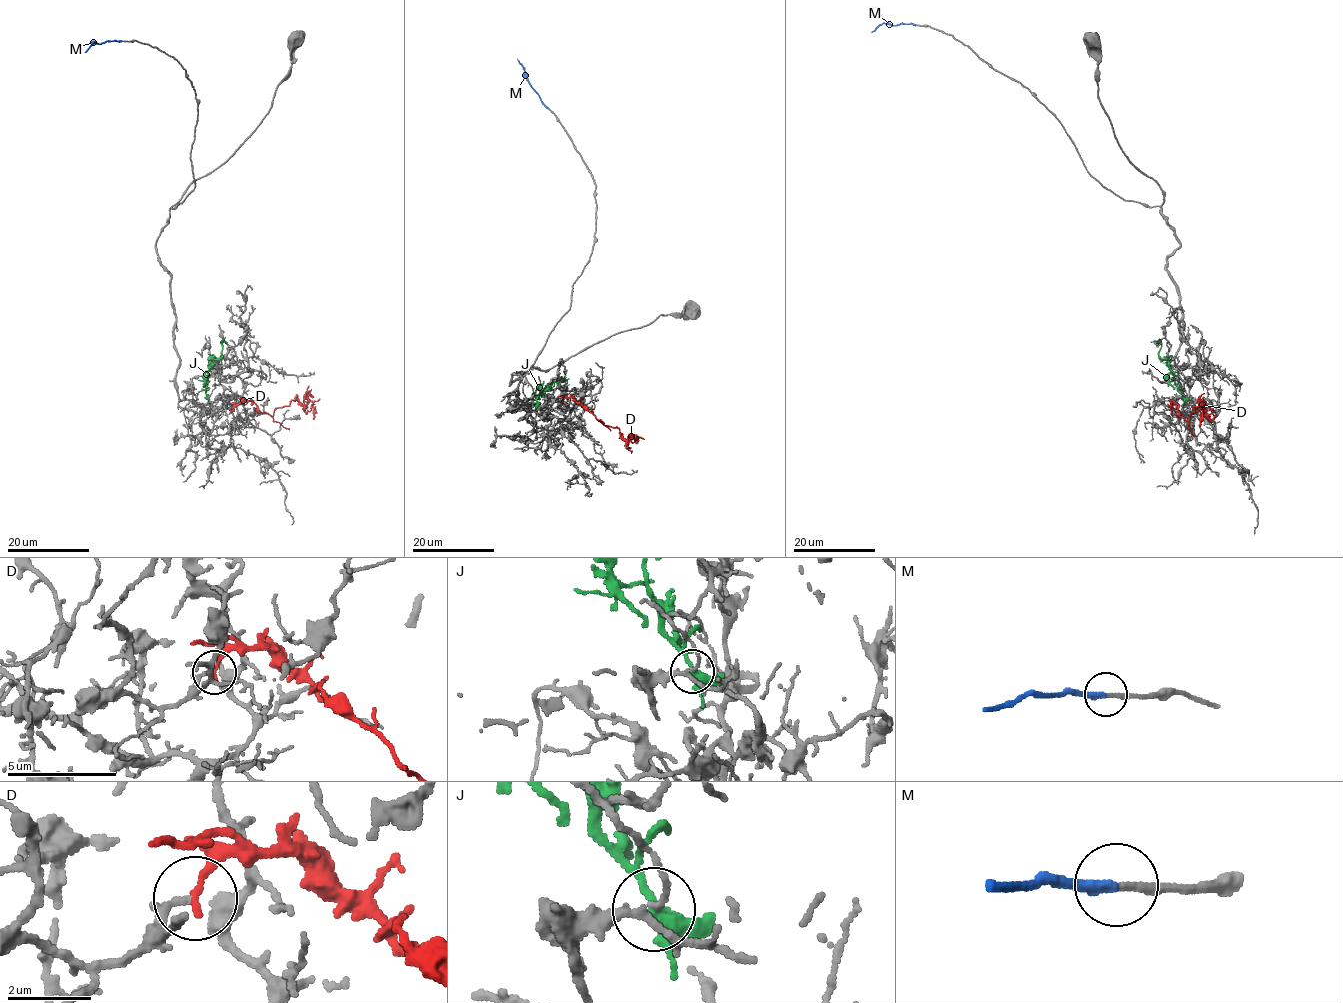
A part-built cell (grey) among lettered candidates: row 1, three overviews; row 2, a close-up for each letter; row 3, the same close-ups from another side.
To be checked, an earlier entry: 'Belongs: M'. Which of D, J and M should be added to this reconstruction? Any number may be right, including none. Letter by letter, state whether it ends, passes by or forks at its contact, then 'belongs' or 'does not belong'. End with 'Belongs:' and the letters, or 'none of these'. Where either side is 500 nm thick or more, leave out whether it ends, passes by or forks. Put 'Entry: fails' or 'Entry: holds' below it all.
D: it ends | does not belong
J: it forks | does not belong
M: it ends | belongs
Belongs: M
Entry: holds

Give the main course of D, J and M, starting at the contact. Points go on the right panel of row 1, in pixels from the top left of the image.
D: (1176, 409), (1186, 420), (1194, 406), (1201, 406), (1204, 411), (1202, 408), (1199, 426)
J: (1183, 398), (1177, 389), (1174, 372), (1159, 357), (1161, 345), (1157, 341), (1150, 342)
M: (915, 25), (881, 23), (871, 32)

